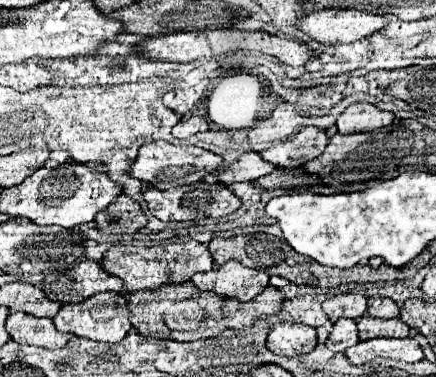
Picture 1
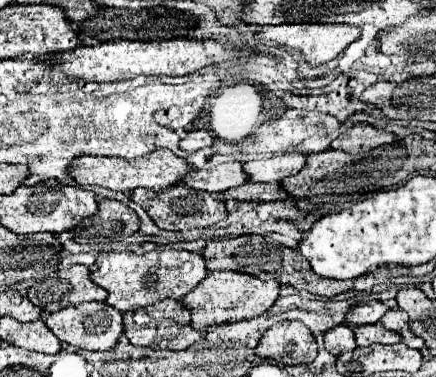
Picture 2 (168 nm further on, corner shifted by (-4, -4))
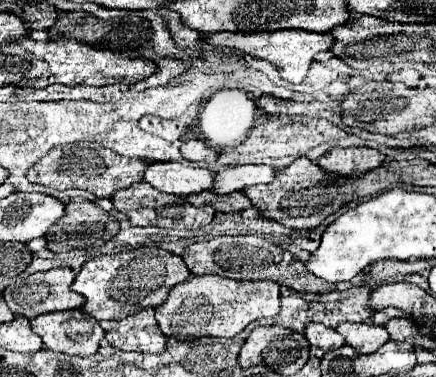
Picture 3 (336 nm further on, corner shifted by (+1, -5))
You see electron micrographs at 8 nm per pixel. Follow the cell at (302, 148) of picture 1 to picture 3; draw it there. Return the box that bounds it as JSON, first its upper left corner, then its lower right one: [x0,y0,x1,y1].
[211,165,275,195]

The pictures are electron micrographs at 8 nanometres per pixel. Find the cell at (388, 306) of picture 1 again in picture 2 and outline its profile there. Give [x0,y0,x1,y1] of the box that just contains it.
[382,310,414,338]

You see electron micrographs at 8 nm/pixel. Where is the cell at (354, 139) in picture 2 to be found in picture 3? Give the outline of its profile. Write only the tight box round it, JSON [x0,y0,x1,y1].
[317,147,385,177]

